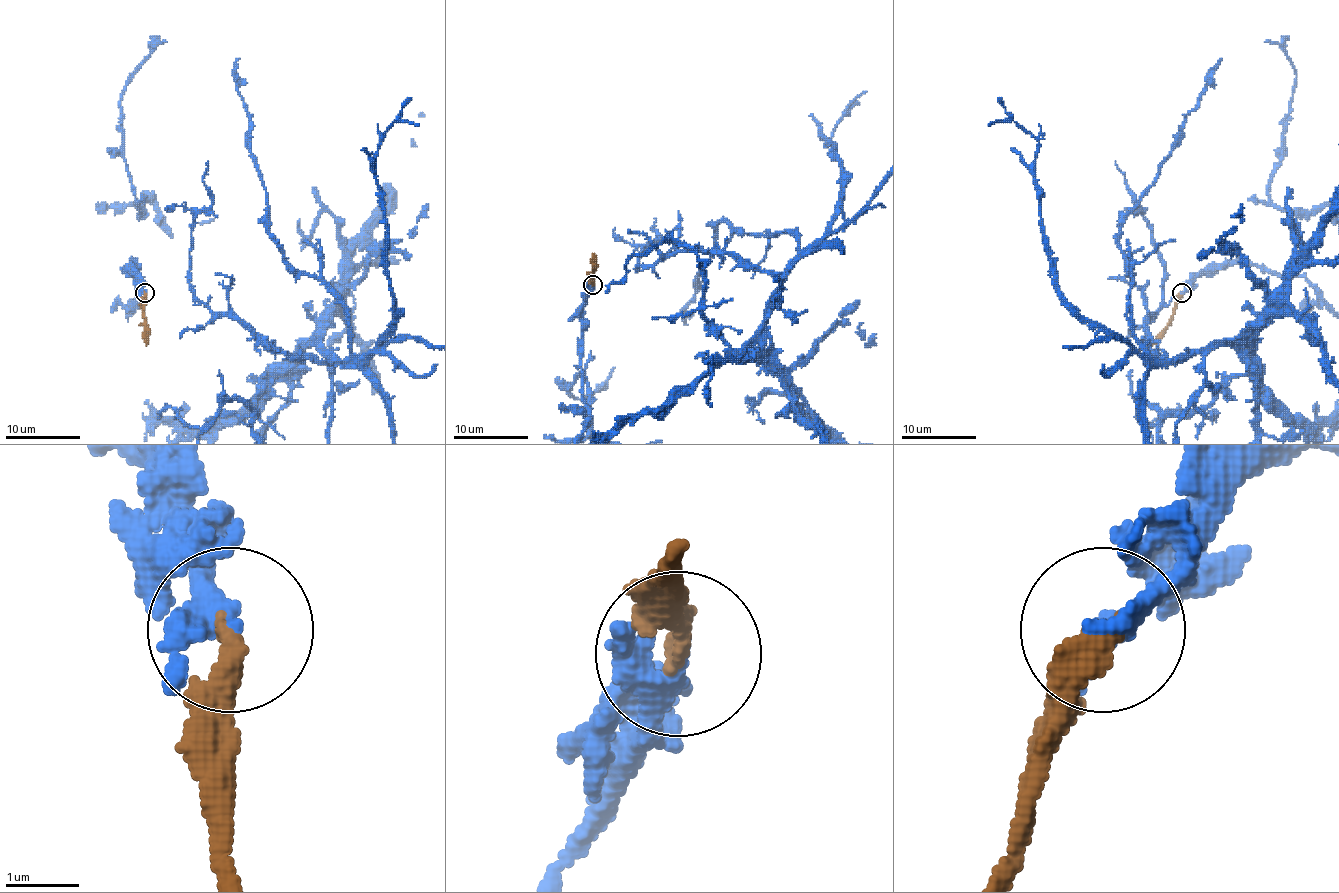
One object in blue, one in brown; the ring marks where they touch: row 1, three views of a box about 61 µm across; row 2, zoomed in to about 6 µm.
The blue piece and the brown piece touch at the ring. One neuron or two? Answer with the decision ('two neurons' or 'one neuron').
one neuron

